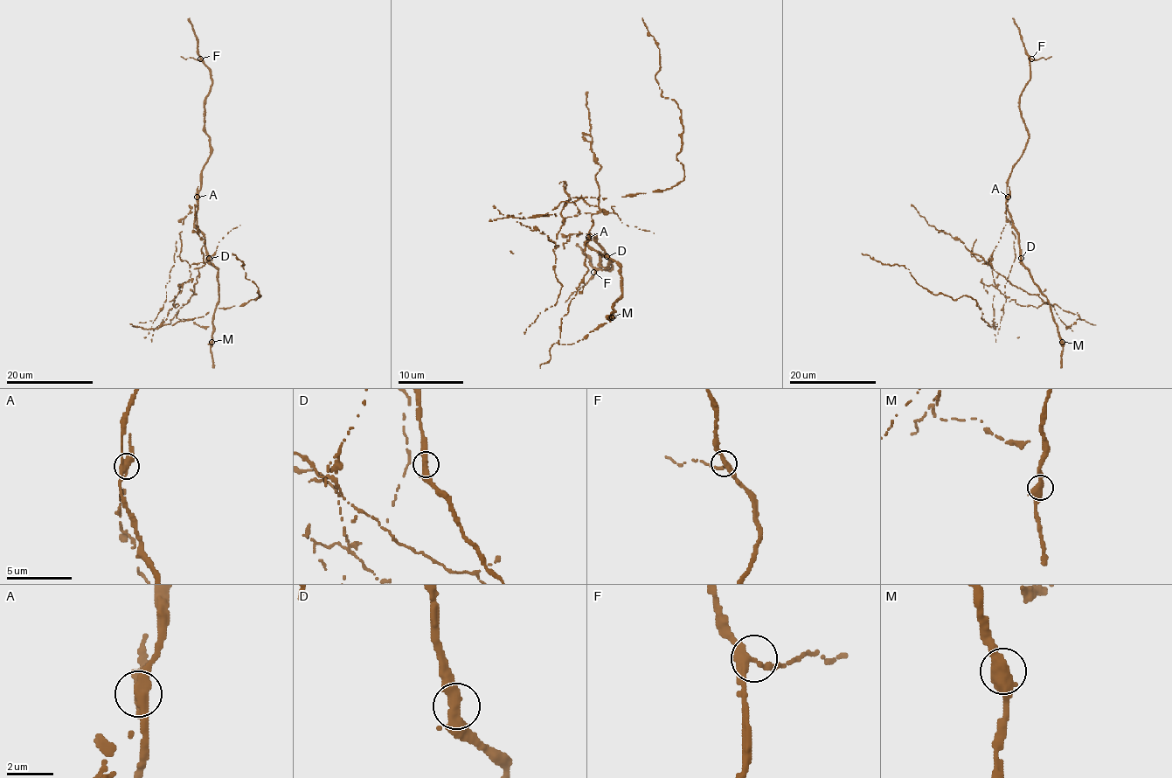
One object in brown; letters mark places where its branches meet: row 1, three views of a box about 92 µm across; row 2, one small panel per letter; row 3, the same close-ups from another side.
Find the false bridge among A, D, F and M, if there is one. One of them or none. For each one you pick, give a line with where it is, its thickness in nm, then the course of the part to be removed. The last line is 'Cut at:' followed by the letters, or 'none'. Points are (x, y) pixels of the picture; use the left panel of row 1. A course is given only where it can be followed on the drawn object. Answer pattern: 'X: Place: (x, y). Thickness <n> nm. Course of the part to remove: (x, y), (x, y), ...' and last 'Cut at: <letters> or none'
A: Place: (197, 197). Thickness 400 nm
Cut at: A

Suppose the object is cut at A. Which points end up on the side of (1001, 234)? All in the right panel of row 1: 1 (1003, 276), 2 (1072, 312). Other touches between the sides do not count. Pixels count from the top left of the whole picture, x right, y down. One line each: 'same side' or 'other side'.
1: same side
2: same side

